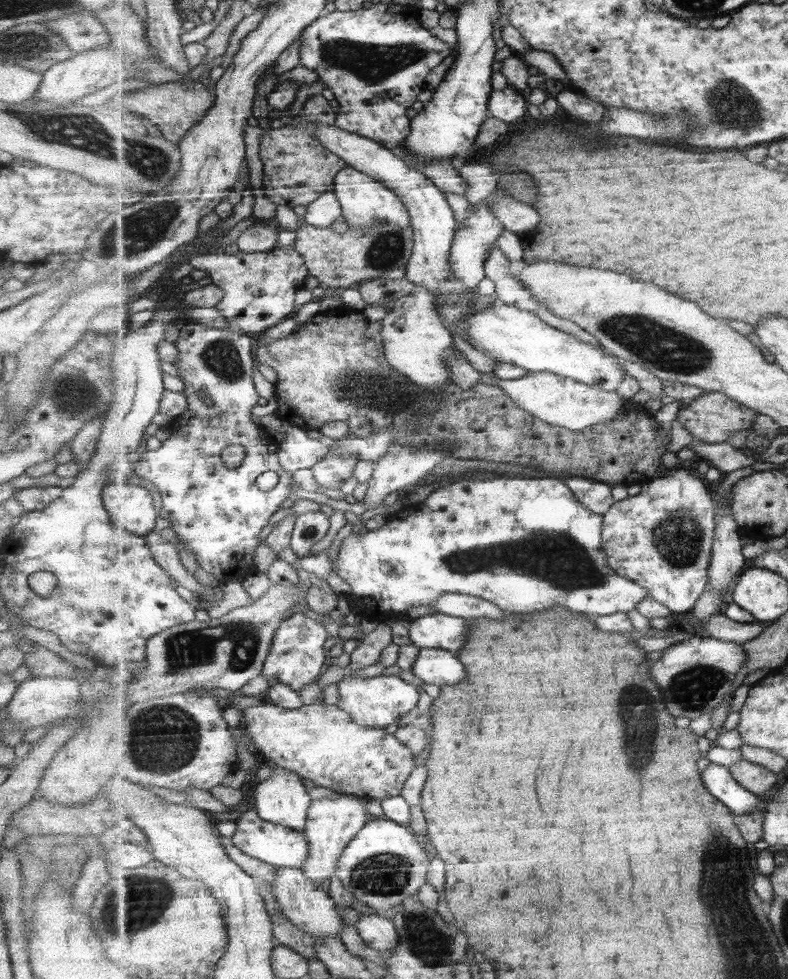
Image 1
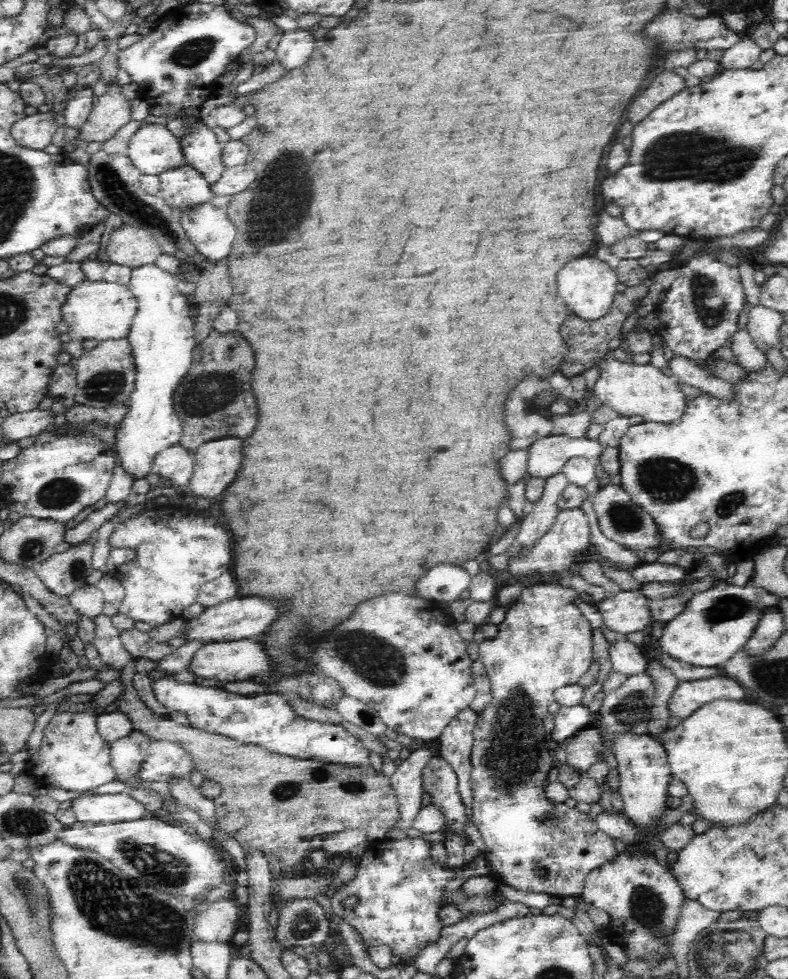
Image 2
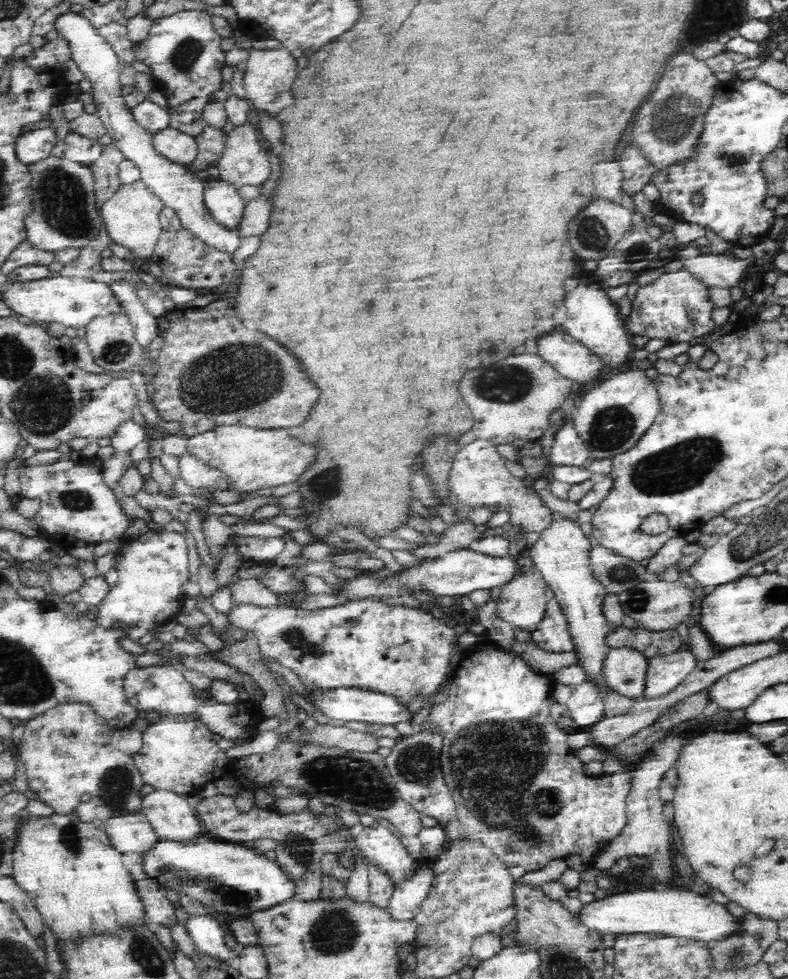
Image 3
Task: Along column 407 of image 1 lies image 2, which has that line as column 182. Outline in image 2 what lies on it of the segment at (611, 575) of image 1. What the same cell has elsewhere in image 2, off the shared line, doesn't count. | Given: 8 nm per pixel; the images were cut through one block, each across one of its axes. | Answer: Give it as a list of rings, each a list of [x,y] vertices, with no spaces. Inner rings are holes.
[[[195,500],[188,501],[187,510],[180,505],[163,504],[155,509],[145,509],[116,526],[110,536],[112,549],[128,549],[136,552],[136,558],[119,566],[113,573],[125,589],[119,612],[134,622],[148,622],[152,627],[181,618],[182,610],[197,602],[200,588],[232,568],[233,555],[230,532],[215,517],[200,514]]]

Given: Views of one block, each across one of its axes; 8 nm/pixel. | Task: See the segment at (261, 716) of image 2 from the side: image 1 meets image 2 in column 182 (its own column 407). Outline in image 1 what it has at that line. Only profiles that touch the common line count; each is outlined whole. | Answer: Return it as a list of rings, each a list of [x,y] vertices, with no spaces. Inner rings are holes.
[[[347,672],[346,677],[338,683],[339,701],[337,705],[348,712],[355,722],[367,727],[385,729],[395,724],[401,716],[415,710],[419,704],[419,688],[402,680],[399,675],[381,675],[375,677],[358,676]]]

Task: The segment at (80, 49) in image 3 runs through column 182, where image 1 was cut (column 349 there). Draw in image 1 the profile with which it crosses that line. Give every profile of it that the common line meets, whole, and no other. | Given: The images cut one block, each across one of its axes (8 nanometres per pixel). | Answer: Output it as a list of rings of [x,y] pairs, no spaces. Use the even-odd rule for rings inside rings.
[[[351,165],[339,172],[335,180],[334,190],[340,200],[343,217],[351,229],[369,228],[381,222],[397,224],[401,228],[412,226],[411,215],[401,197],[371,176],[358,172]]]

